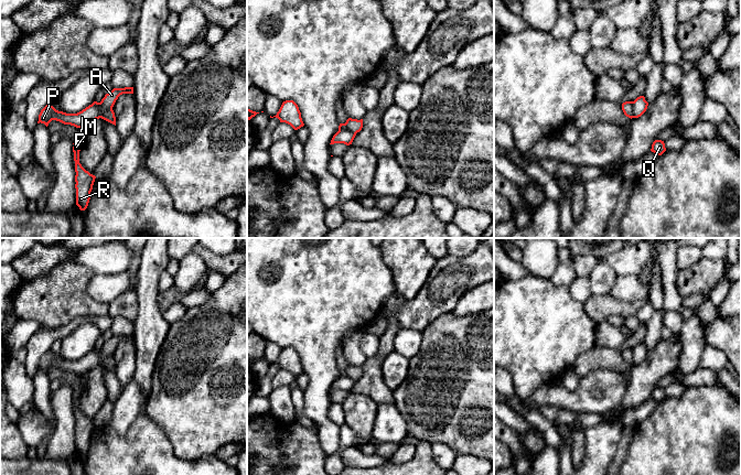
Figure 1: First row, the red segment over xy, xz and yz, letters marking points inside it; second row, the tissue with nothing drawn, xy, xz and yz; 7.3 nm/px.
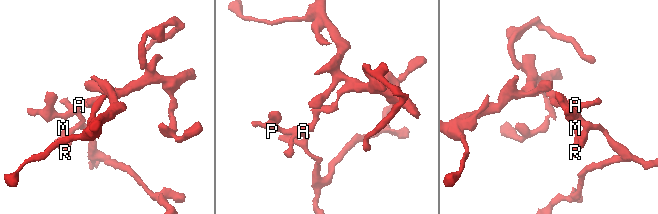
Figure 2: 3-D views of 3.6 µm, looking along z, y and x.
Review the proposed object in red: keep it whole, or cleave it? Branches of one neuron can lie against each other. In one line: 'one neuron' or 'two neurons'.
two neurons

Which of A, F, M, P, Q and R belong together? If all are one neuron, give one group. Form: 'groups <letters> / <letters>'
groups A F P / M Q R

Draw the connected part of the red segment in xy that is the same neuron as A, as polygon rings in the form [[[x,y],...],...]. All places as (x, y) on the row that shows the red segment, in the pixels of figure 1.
[[[133,87],[114,88],[111,91],[105,95],[100,105],[105,108],[112,109],[116,100],[122,94],[133,94]]]

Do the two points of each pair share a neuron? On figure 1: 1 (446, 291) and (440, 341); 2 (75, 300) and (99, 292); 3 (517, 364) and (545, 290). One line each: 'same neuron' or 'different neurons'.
1: different neurons
2: different neurons
3: same neuron

